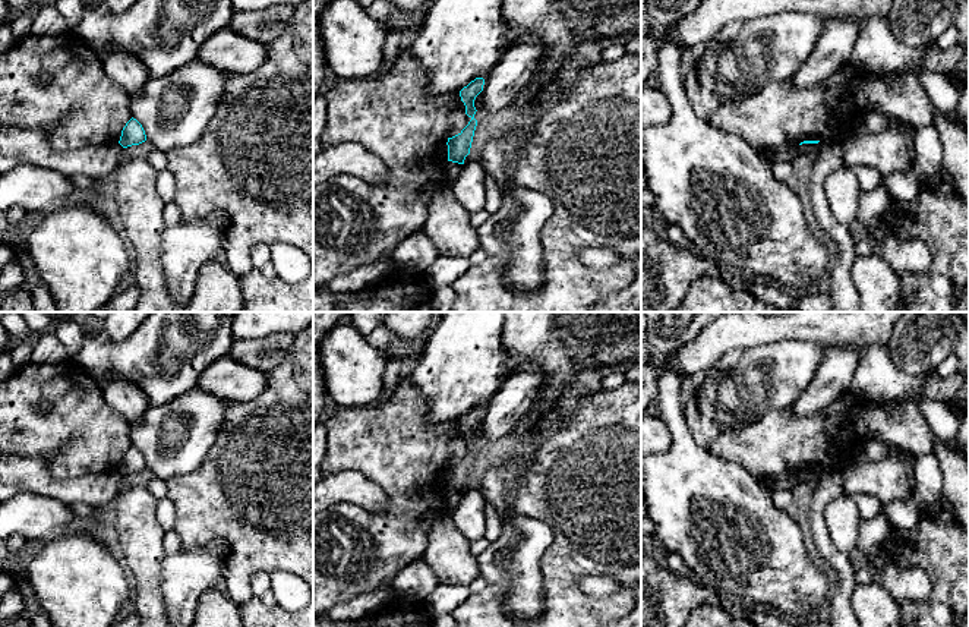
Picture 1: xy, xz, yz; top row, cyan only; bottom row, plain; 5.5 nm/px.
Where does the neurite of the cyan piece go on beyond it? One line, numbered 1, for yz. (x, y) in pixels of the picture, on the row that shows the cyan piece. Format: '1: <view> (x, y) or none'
1: none

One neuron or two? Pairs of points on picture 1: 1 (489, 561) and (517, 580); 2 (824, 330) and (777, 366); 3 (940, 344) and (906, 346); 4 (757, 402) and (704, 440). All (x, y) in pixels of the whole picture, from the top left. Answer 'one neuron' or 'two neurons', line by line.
1: one neuron
2: two neurons
3: one neuron
4: two neurons

